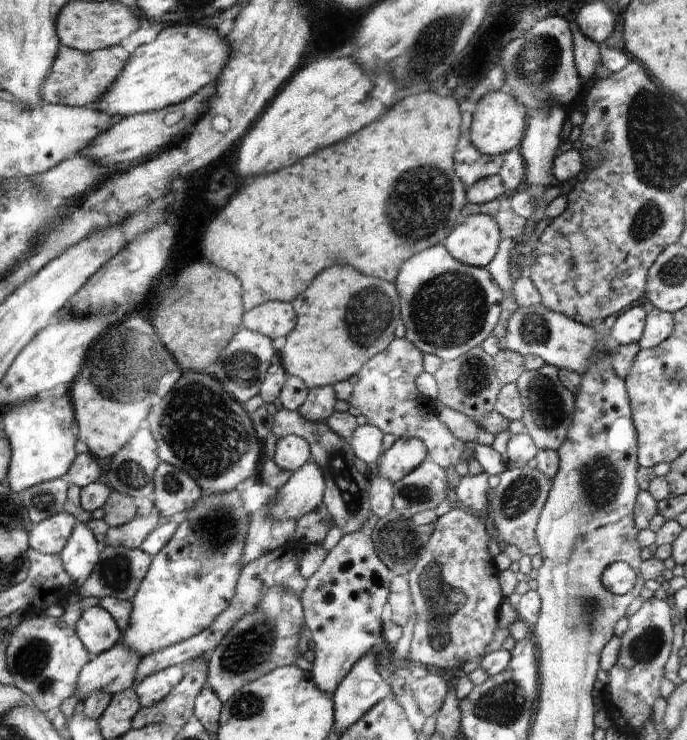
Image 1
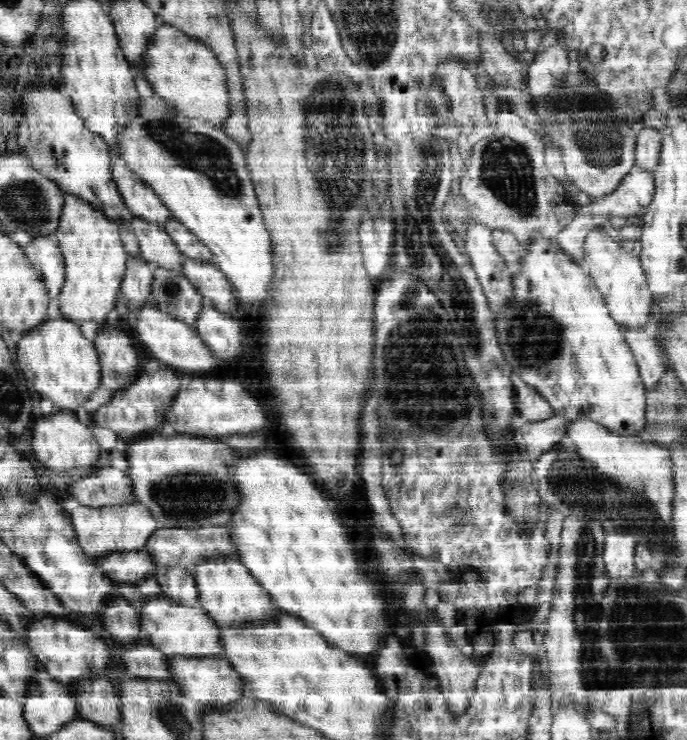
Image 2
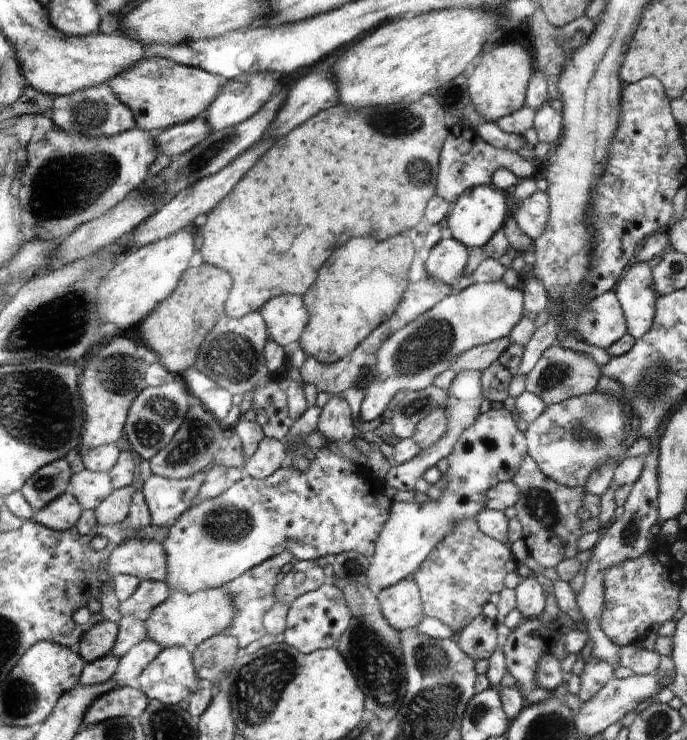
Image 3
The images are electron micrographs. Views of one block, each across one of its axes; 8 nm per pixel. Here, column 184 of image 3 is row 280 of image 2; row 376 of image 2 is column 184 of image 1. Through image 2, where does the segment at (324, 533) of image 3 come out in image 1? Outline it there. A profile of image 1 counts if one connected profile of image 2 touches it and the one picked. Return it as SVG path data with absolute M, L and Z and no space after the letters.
M236 489L228 494L206 492L202 504L190 510L188 518L181 522L167 545L153 556L146 576L131 600L132 623L128 630L122 633L121 642L138 653L138 656L145 658L149 654L198 635L205 628L212 626L218 615L228 608L234 596L235 586L244 564L242 550L248 540L251 523L252 518L244 506L241 494Z

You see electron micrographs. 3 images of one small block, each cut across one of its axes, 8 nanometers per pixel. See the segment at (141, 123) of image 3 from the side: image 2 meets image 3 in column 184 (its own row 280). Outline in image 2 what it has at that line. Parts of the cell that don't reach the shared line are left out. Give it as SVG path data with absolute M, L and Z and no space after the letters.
M65 194L62 216L59 229L53 235L58 241L65 263L65 282L58 295L60 314L70 321L96 320L97 323L102 322L106 320L106 314L110 310L114 311L114 298L118 292L121 292L122 276L126 272L129 256L124 250L124 245L118 235L119 231L113 222L88 202L81 201L72 194Z

